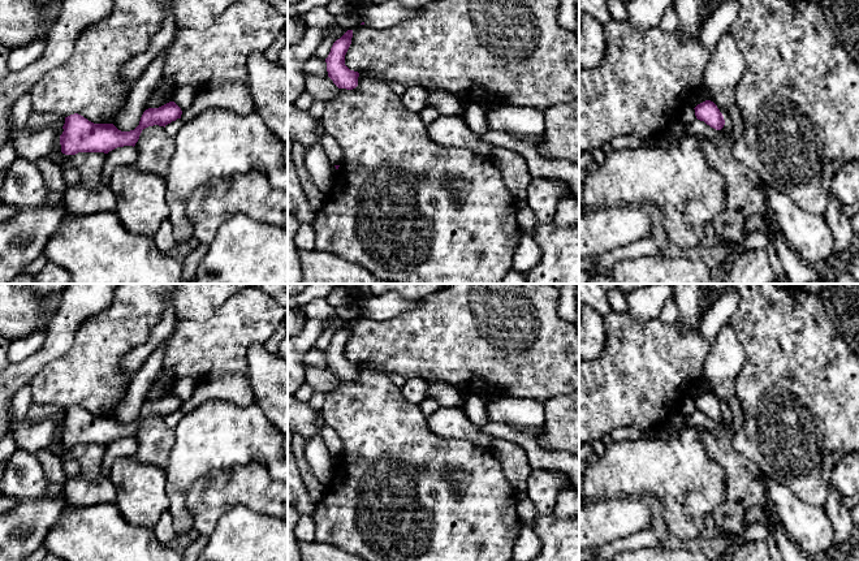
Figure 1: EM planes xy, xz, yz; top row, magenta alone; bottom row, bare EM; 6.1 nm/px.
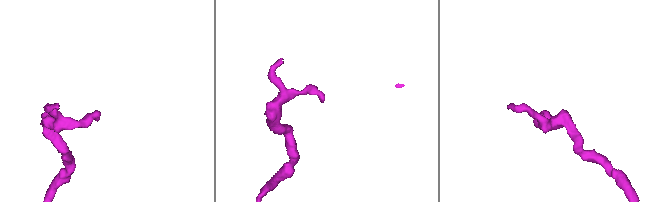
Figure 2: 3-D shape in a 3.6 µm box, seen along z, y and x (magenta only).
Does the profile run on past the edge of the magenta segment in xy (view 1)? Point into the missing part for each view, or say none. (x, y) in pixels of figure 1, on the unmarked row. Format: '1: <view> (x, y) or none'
1: none

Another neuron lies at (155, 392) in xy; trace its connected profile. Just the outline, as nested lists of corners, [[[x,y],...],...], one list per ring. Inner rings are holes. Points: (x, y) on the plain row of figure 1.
[[[154,384],[150,387],[146,394],[146,401],[148,400],[159,400],[167,394],[172,393],[172,387],[161,387],[159,384]]]

